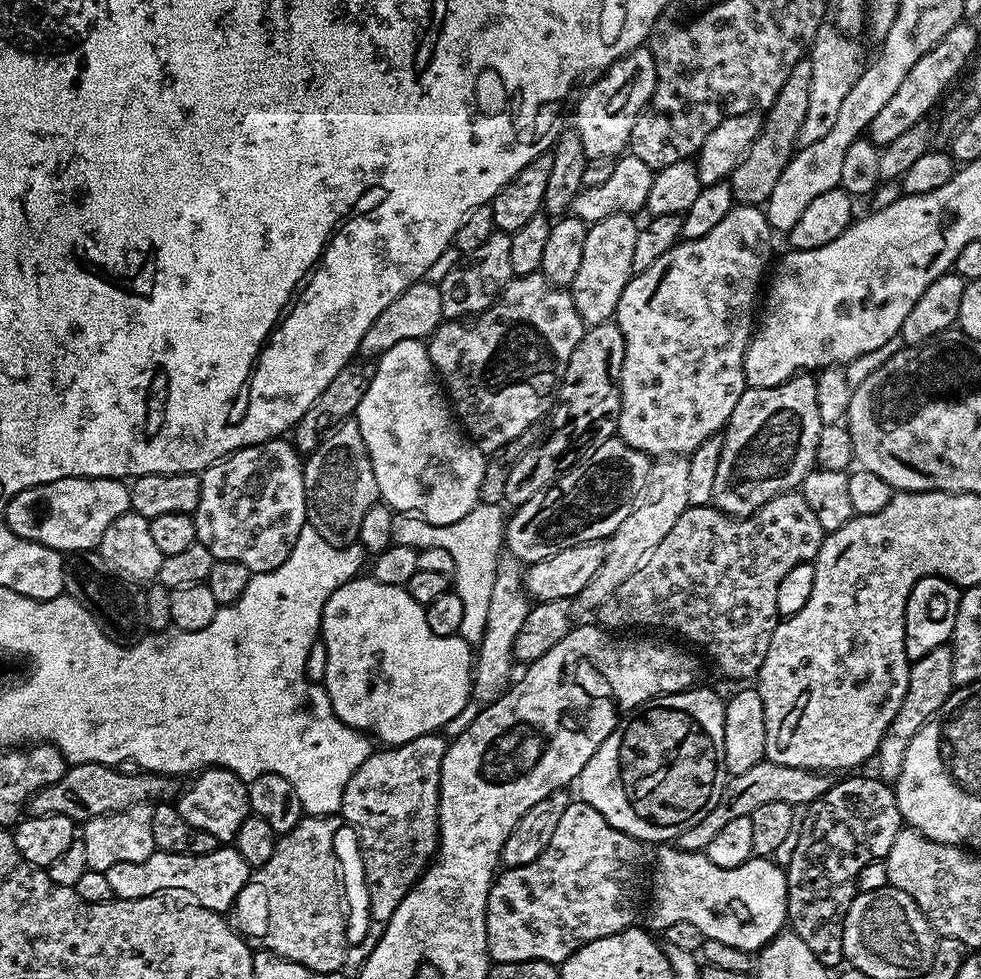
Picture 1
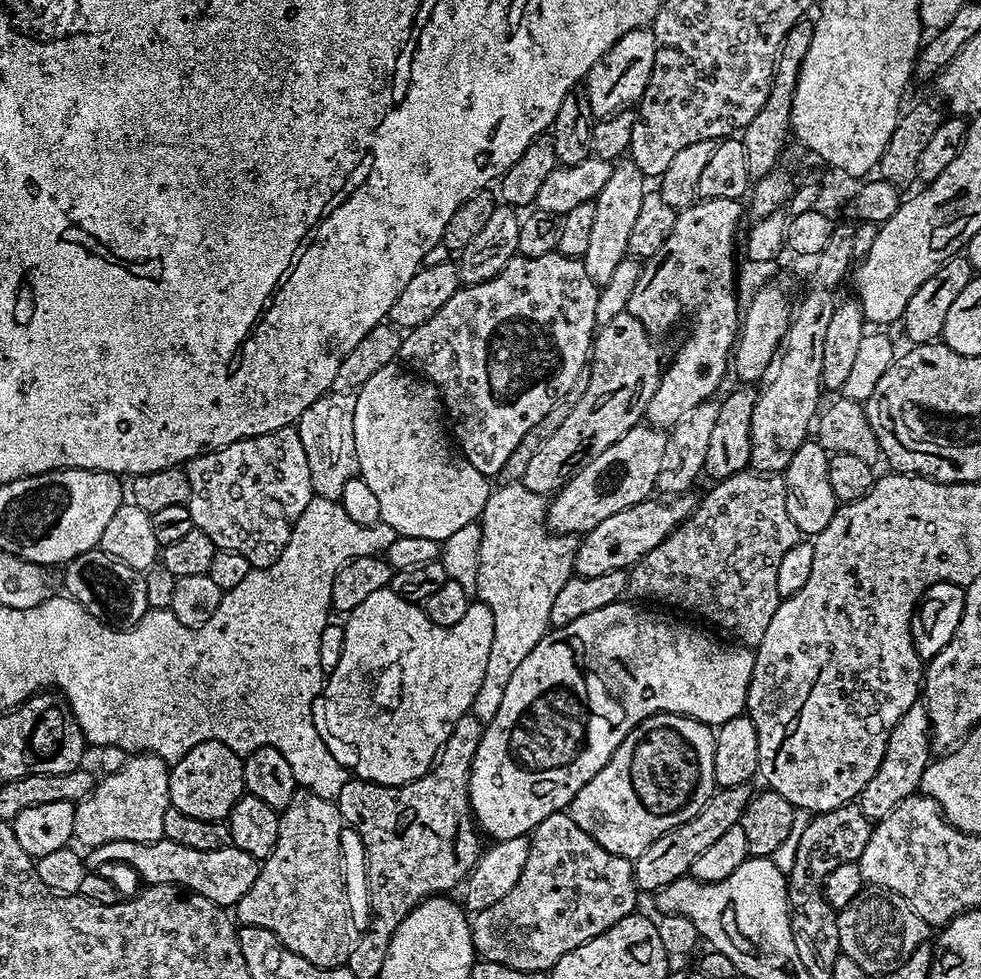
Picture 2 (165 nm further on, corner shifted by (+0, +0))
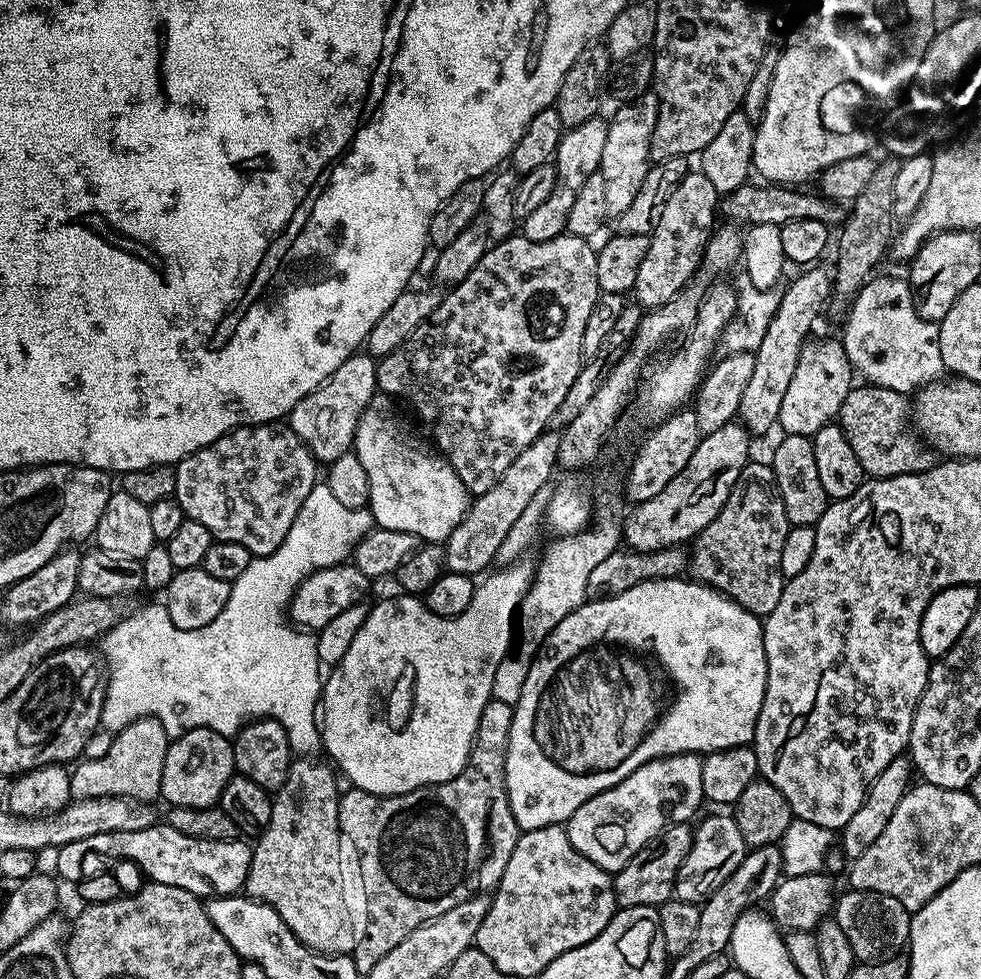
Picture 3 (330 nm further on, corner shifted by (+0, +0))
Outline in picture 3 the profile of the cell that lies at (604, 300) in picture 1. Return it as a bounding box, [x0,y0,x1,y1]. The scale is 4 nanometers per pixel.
[599,94,658,218]

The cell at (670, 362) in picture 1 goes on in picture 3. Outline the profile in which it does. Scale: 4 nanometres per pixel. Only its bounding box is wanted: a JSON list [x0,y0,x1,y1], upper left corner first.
[634,170,721,310]

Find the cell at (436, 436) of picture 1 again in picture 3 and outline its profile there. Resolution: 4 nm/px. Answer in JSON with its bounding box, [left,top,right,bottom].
[354,394,469,542]

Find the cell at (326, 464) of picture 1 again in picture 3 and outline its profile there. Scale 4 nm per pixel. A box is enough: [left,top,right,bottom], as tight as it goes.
[290,354,377,462]

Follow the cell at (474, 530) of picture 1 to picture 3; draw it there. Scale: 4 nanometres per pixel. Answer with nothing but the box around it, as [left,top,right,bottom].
[100,482,374,753]

